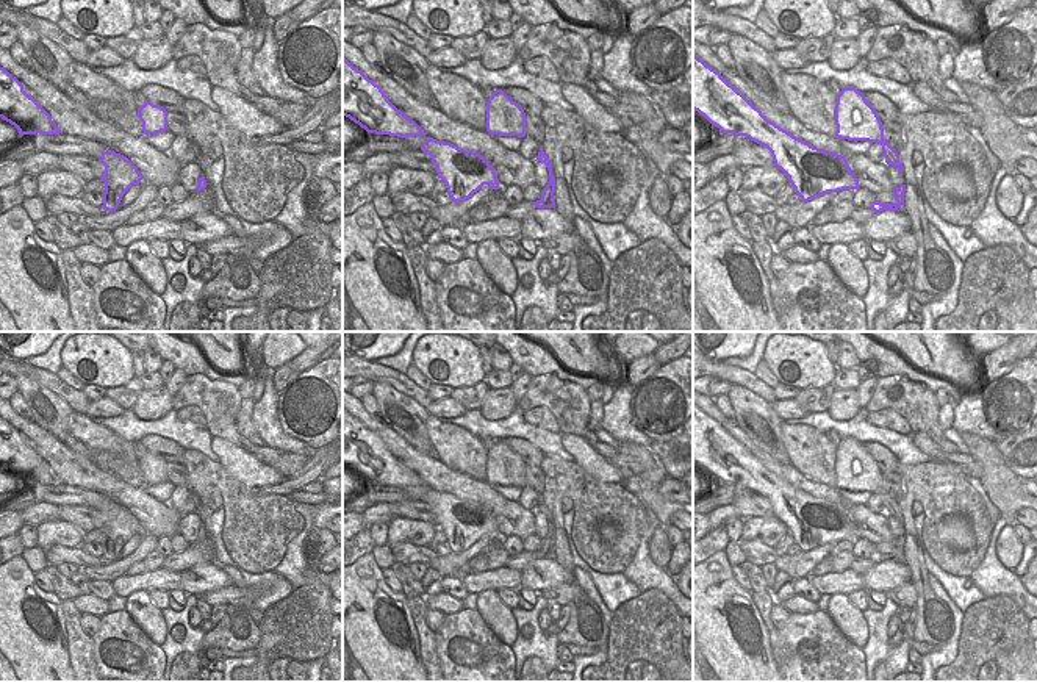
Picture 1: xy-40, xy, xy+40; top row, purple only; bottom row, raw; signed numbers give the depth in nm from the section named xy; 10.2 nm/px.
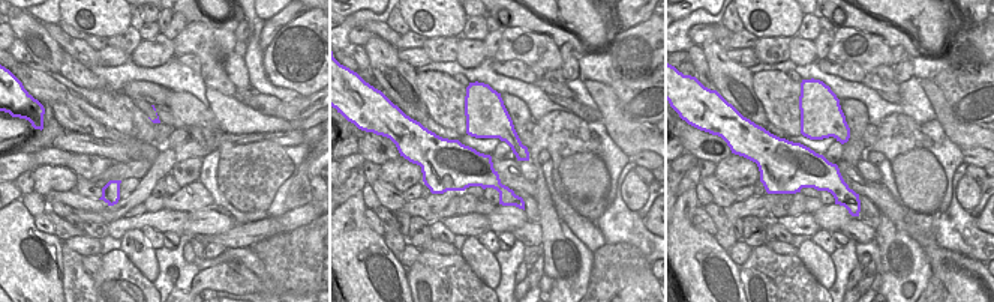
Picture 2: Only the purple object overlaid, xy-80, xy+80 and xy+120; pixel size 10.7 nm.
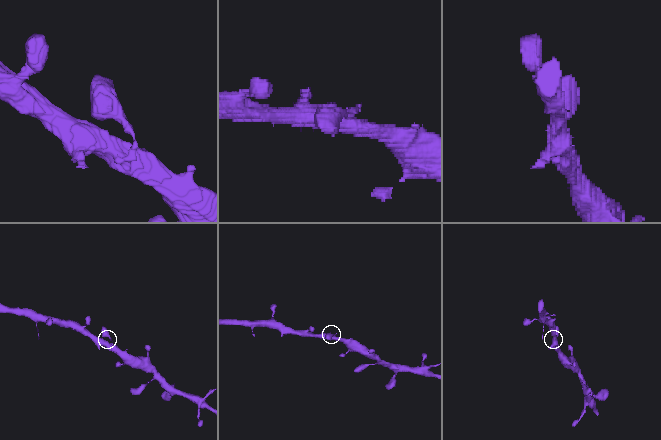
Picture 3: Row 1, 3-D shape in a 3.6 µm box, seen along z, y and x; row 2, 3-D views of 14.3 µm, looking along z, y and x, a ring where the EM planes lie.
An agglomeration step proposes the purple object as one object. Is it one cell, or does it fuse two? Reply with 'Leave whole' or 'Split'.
Leave whole.

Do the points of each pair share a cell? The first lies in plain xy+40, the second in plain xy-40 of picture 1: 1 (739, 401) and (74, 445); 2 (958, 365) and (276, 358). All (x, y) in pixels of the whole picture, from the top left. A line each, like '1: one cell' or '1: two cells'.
1: one cell
2: two cells

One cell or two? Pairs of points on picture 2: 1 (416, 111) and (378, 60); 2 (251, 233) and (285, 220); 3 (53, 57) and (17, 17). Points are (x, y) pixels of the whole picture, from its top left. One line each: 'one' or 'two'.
1: one
2: one
3: one

